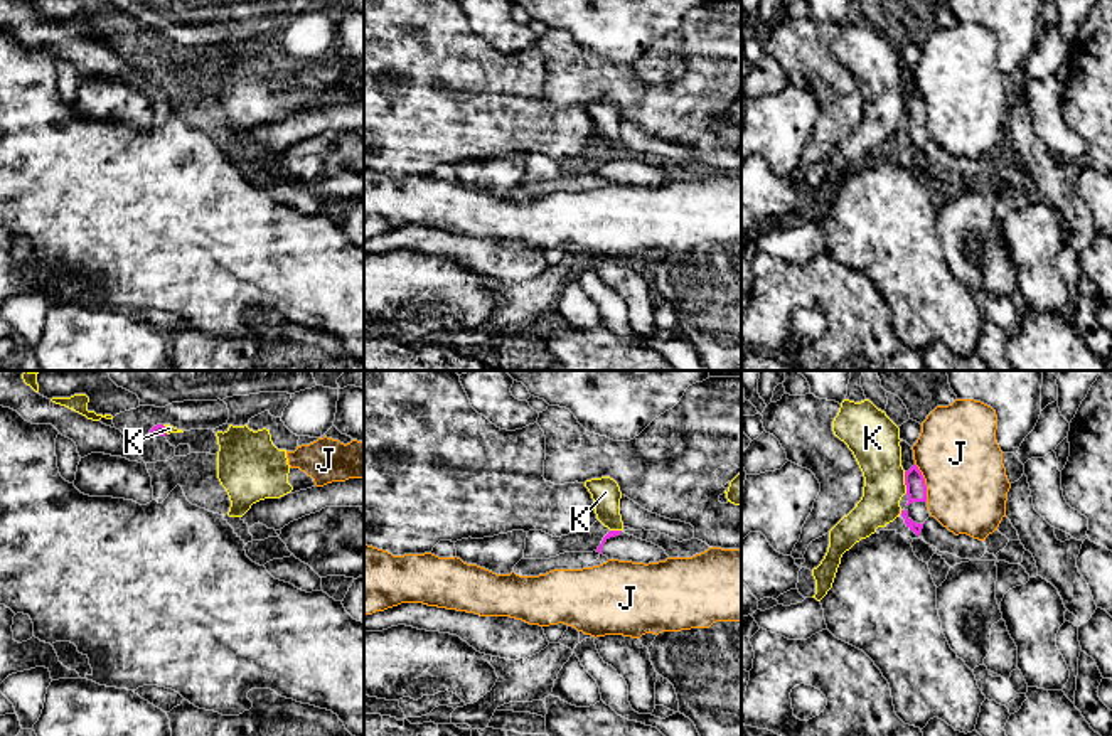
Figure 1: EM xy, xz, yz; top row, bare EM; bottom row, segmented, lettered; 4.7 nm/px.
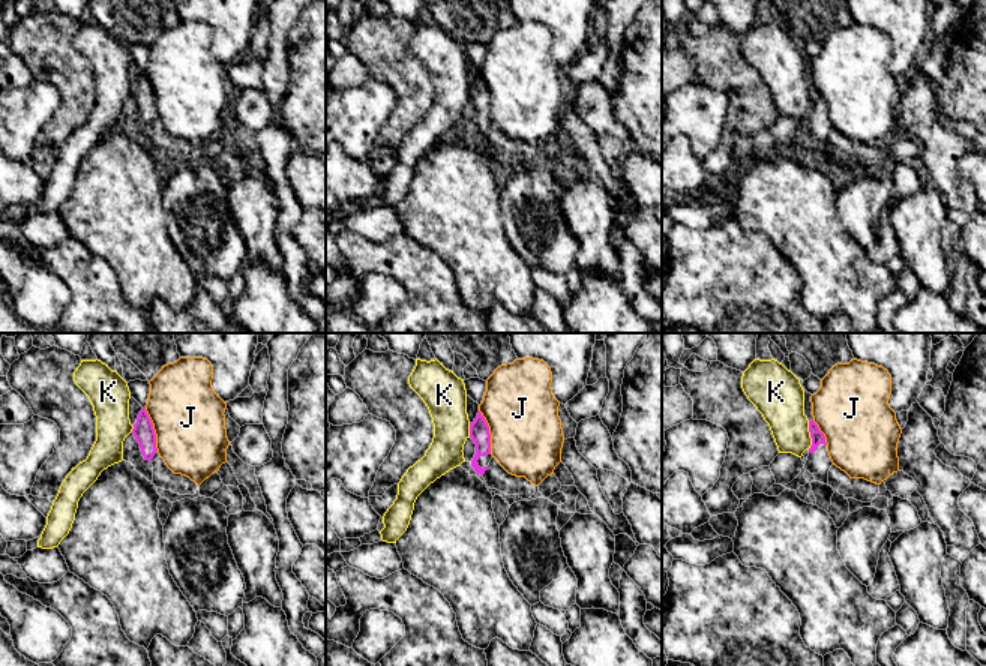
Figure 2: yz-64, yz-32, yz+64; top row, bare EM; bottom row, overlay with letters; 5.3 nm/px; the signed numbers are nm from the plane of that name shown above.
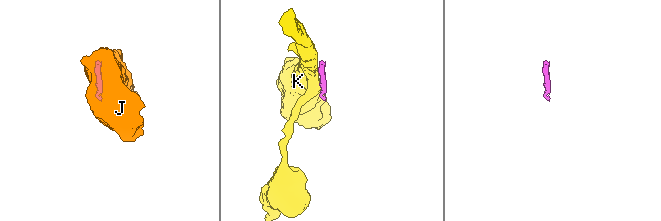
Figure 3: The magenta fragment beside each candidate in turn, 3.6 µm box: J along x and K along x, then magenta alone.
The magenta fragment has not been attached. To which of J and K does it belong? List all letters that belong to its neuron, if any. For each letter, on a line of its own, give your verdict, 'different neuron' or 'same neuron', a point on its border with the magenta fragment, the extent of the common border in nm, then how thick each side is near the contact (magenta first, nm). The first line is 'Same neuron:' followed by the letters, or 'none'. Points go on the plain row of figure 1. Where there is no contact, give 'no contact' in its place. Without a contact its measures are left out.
Same neuron: none
J: different neuron | yz (924, 105) | 190 nm | 100/380 nm
K: different neuron | yz (905, 105) | 110 nm | 100/240 nm

